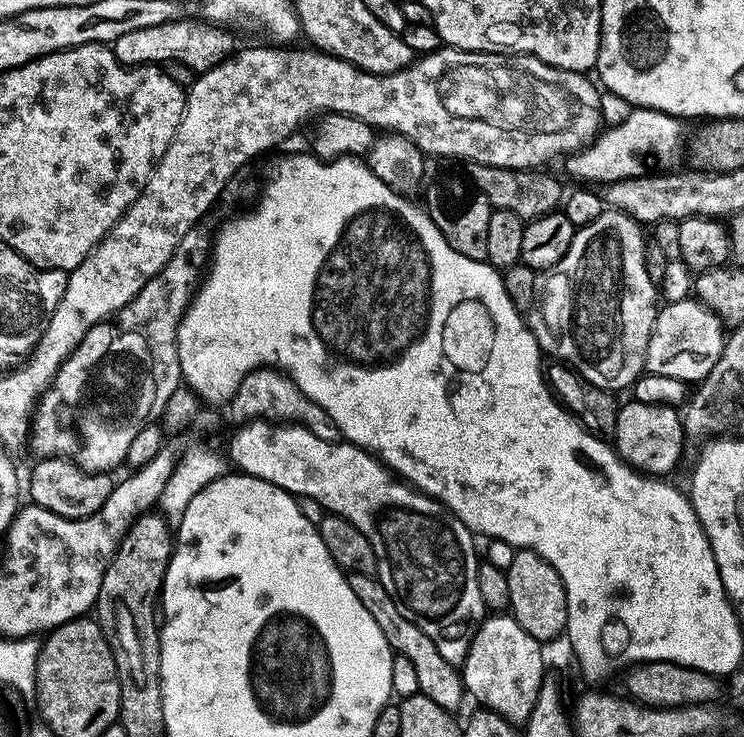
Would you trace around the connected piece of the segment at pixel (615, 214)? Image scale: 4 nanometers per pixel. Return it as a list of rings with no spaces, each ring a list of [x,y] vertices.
[[[606,210],[598,218],[594,218],[594,222],[590,222],[590,226],[575,229],[575,236],[570,242],[569,250],[554,268],[547,273],[548,281],[543,281],[542,292],[544,296],[544,320],[548,323],[550,331],[556,335],[556,344],[560,347],[560,352],[565,361],[571,367],[575,368],[585,380],[589,380],[594,386],[606,388],[609,390],[617,390],[616,388],[631,389],[637,378],[642,375],[646,368],[646,354],[648,353],[648,343],[652,337],[652,327],[656,321],[658,311],[658,303],[656,304],[656,296],[658,300],[658,286],[650,280],[647,273],[646,243],[644,244],[644,232],[639,220],[628,216],[625,212],[615,210]]]

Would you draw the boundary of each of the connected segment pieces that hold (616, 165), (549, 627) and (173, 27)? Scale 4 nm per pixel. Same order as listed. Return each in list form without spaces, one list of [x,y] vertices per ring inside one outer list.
[[[636,108],[622,122],[605,127],[585,148],[569,155],[568,172],[576,182],[588,186],[607,186],[657,170],[675,169],[676,159],[684,148],[684,132],[680,124],[677,117],[665,112],[656,112],[653,108]]]
[[[517,550],[514,562],[507,568],[510,582],[510,615],[530,634],[530,638],[541,642],[552,640],[555,636],[563,637],[568,626],[568,595],[562,586],[562,578],[558,578],[558,570],[550,566],[536,552]]]
[[[187,18],[123,34],[111,45],[111,50],[116,59],[125,66],[142,64],[168,66],[168,63],[173,60],[176,64],[185,64],[186,67],[193,68],[193,73],[199,74],[209,72],[232,55],[237,44],[231,34],[233,34],[231,31],[223,27]]]

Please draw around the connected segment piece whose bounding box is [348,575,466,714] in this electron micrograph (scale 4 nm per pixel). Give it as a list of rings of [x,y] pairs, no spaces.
[[[349,575],[348,581],[354,594],[358,594],[358,602],[362,602],[362,606],[366,606],[366,610],[370,610],[374,622],[378,622],[378,626],[382,626],[382,634],[386,634],[386,642],[392,647],[393,653],[406,658],[414,666],[415,677],[418,678],[420,687],[419,695],[430,698],[430,702],[436,702],[448,713],[455,713],[457,711],[455,708],[463,700],[466,700],[466,689],[457,665],[446,662],[446,658],[442,658],[442,654],[438,654],[438,646],[434,646],[432,639],[426,634],[422,634],[422,630],[418,630],[418,626],[414,626],[414,622],[410,622],[404,617],[400,605],[380,585],[376,576]]]

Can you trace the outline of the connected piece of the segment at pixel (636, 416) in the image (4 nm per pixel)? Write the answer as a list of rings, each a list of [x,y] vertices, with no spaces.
[[[635,398],[629,404],[618,407],[618,426],[614,437],[617,456],[636,471],[651,474],[657,478],[667,477],[667,472],[676,468],[684,452],[686,425],[681,413],[670,404],[651,404]]]

